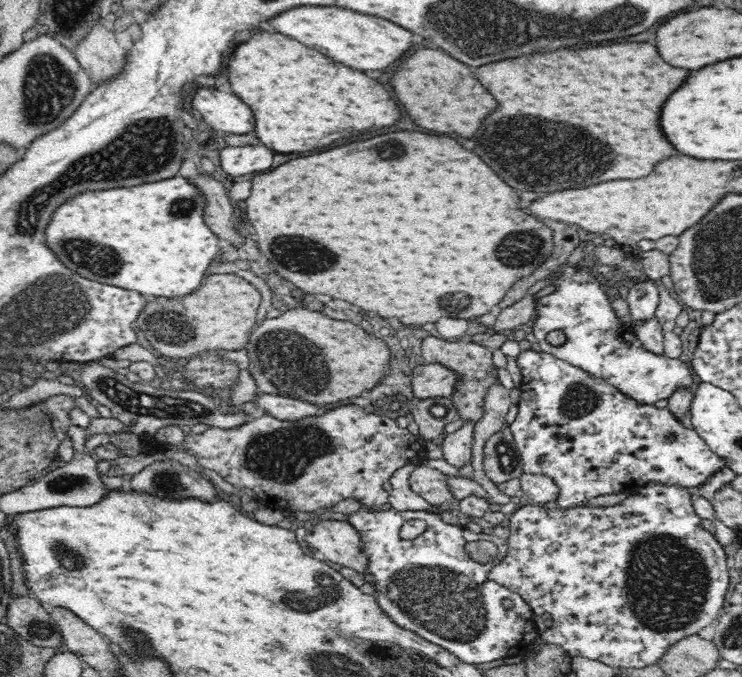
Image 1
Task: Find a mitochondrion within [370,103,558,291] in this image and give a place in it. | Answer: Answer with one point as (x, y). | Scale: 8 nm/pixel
(523, 248)

